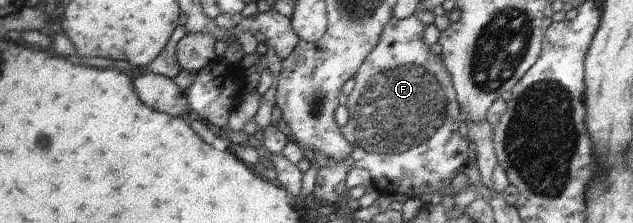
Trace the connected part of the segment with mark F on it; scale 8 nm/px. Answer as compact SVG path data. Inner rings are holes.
M411 16L407 19L394 17L386 26L385 31L382 32L381 43L368 55L368 58L364 61L360 70L358 70L358 74L355 76L355 86L346 102L349 120L345 126L342 126L342 134L344 134L346 140L350 141L350 144L354 145L354 152L352 152L352 156L348 160L332 160L332 158L327 158L328 162L322 168L318 168L315 188L312 191L314 200L318 205L340 205L345 207L346 199L342 197L342 194L348 189L346 186L347 178L350 171L354 169L368 170L372 175L373 185L377 186L383 195L392 194L402 198L431 198L435 193L440 192L442 188L450 186L455 179L456 172L460 170L460 166L468 161L468 146L470 144L468 144L468 140L460 136L458 131L460 130L460 120L464 120L464 113L461 111L461 106L458 102L453 76L448 72L443 56L441 54L439 56L434 54L430 50L430 46L424 42L424 32L426 32L426 25L422 24L422 20L418 20L416 16Z

